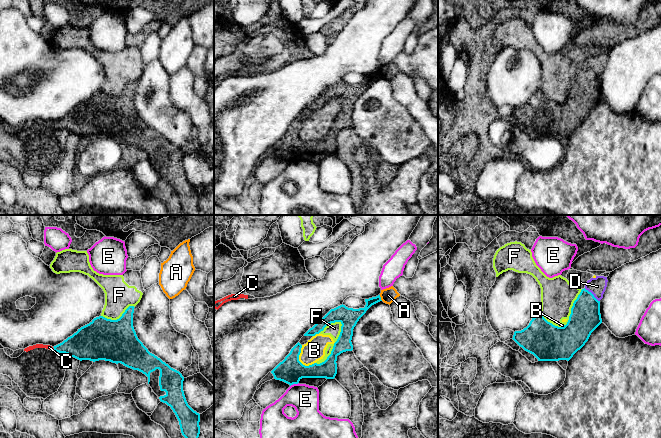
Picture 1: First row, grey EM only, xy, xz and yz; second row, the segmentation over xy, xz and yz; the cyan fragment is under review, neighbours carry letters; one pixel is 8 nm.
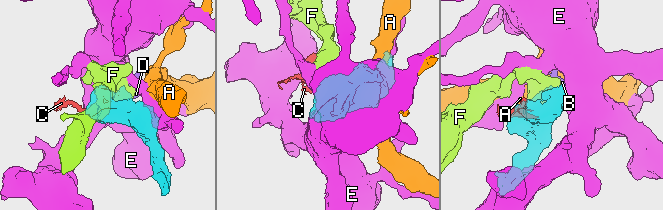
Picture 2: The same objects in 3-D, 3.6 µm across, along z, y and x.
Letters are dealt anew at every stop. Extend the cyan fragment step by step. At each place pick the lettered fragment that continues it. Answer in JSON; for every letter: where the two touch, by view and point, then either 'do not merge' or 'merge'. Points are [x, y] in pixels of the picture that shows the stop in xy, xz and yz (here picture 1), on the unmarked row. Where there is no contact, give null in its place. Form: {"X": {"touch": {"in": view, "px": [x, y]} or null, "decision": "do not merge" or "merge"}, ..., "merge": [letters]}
{"A": {"touch": {"in": "xz", "px": [380, 74]}, "decision": "do not merge"}, "B": {"touch": {"in": "xz", "px": [299, 137]}, "decision": "do not merge"}, "C": {"touch": {"in": "xy", "px": [54, 125]}, "decision": "merge"}, "D": {"touch": {"in": "yz", "px": [592, 70]}, "decision": "do not merge"}, "E": {"touch": {"in": "xz", "px": [294, 159]}, "decision": "do not merge"}, "F": {"touch": {"in": "xz", "px": [330, 99]}, "decision": "do not merge"}, "merge": ["C"]}

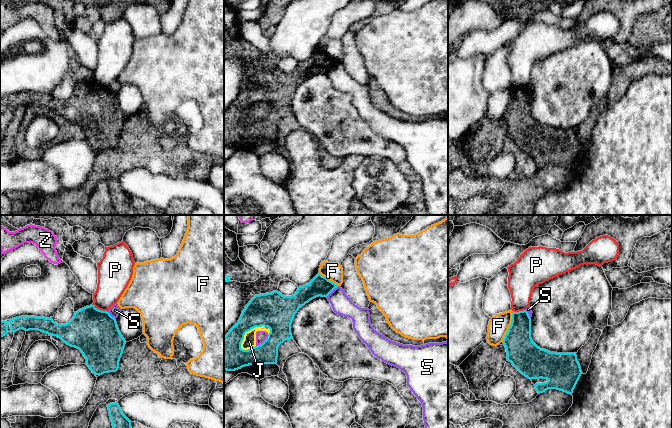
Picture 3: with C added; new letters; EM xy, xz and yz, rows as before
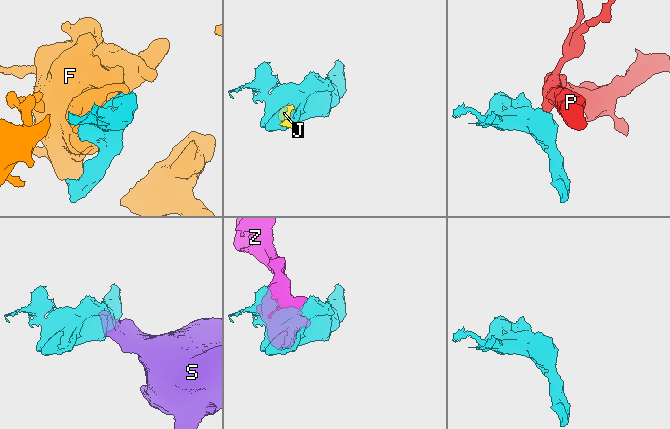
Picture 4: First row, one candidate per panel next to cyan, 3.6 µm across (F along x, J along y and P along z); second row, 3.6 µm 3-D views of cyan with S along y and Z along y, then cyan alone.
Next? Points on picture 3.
{"F": {"touch": {"in": "yz", "px": [510, 102]}, "decision": "do not merge"}, "J": {"touch": {"in": "xz", "px": [247, 107]}, "decision": "do not merge"}, "P": {"touch": {"in": "xy", "px": [100, 86]}, "decision": "do not merge"}, "S": {"touch": {"in": "xz", "px": [332, 66]}, "decision": "do not merge"}, "Z": {"touch": {"in": "xz", "px": [264, 117]}, "decision": "do not merge"}, "merge": []}

